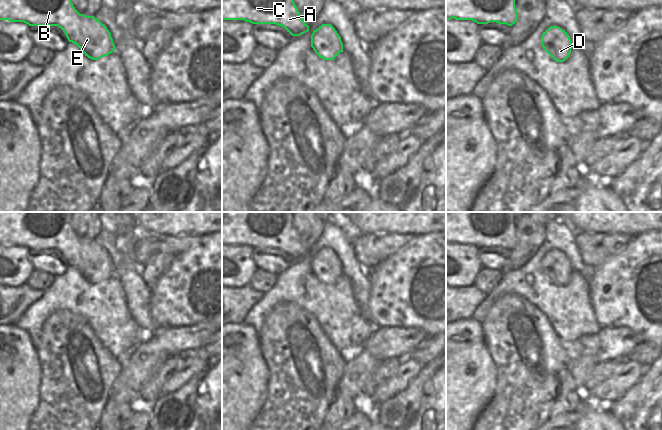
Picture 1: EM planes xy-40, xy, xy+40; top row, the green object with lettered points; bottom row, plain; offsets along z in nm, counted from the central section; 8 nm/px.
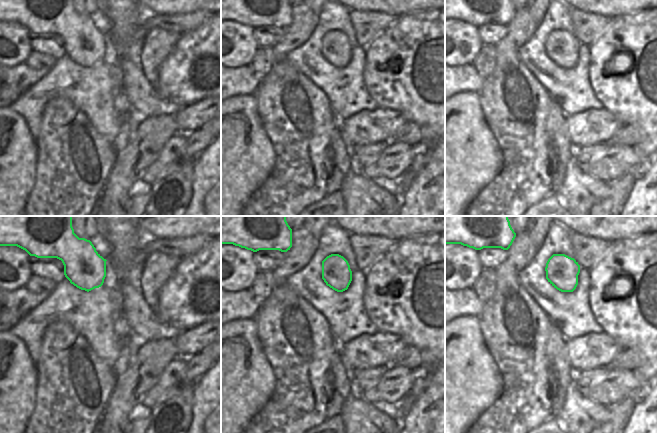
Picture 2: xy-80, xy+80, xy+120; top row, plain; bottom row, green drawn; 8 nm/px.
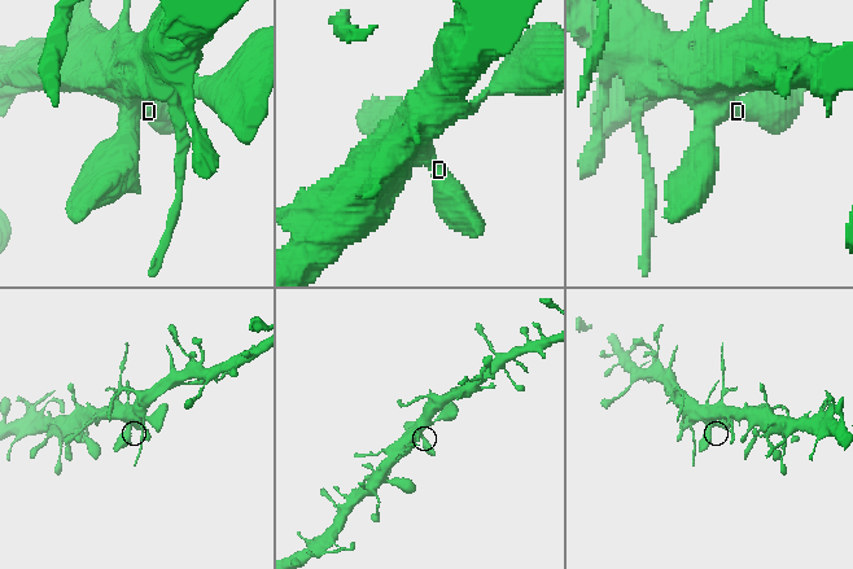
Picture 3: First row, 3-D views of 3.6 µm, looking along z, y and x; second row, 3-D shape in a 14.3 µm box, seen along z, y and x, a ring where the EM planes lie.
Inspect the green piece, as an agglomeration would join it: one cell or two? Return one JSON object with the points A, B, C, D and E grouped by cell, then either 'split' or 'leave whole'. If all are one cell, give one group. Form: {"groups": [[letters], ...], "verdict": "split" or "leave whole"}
{"groups": [["A", "B", "C", "D", "E"]], "verdict": "leave whole"}

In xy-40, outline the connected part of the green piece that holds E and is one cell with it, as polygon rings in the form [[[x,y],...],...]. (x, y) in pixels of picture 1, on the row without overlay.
[[[0,212],[0,244],[24,246],[29,250],[58,250],[69,266],[76,268],[92,284],[108,280],[115,274],[111,257],[94,240],[80,238],[71,227],[71,212]]]

